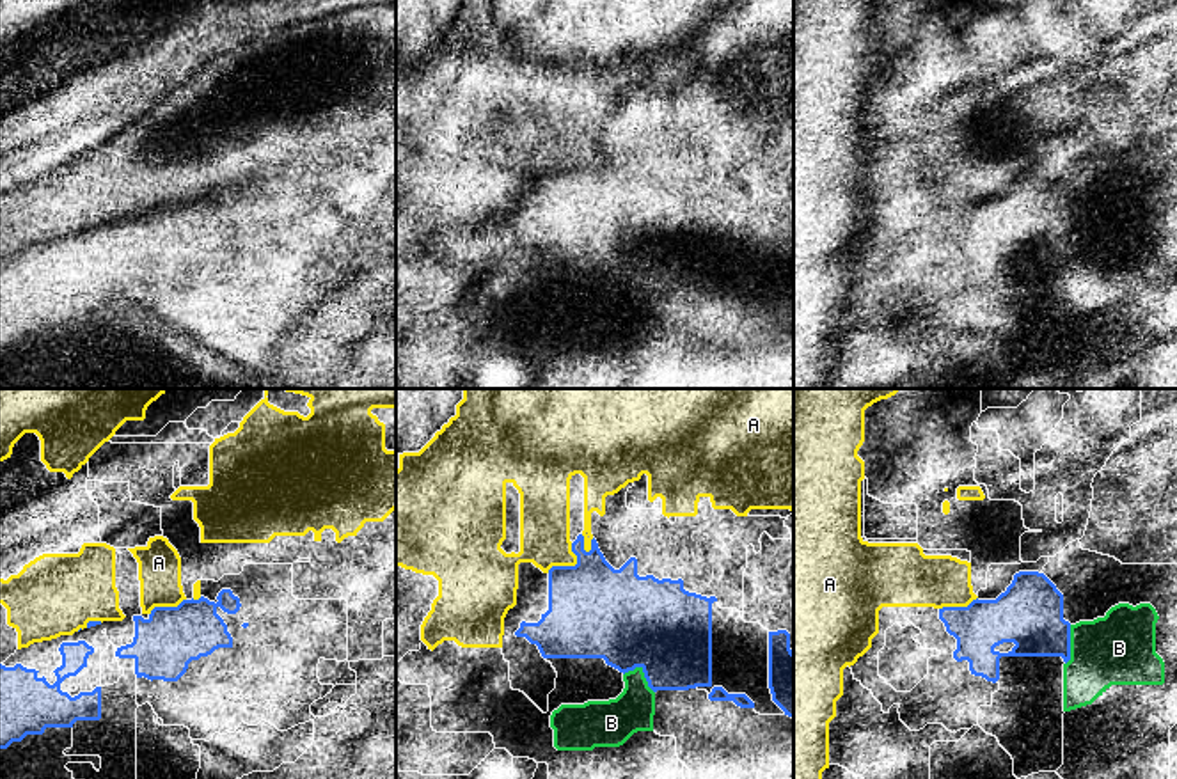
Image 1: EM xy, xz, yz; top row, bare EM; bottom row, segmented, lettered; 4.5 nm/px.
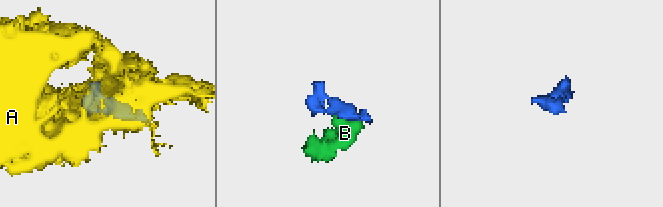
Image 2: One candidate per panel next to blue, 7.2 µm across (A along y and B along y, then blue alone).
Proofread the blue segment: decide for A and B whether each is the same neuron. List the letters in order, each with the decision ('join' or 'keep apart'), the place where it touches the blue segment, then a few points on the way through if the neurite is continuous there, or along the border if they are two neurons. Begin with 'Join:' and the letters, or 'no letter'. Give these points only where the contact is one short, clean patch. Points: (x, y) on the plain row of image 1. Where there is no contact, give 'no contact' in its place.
Join: no letter
A: keep apart; contact xz (570, 169)
B: keep apart; contact xz (643, 274)

